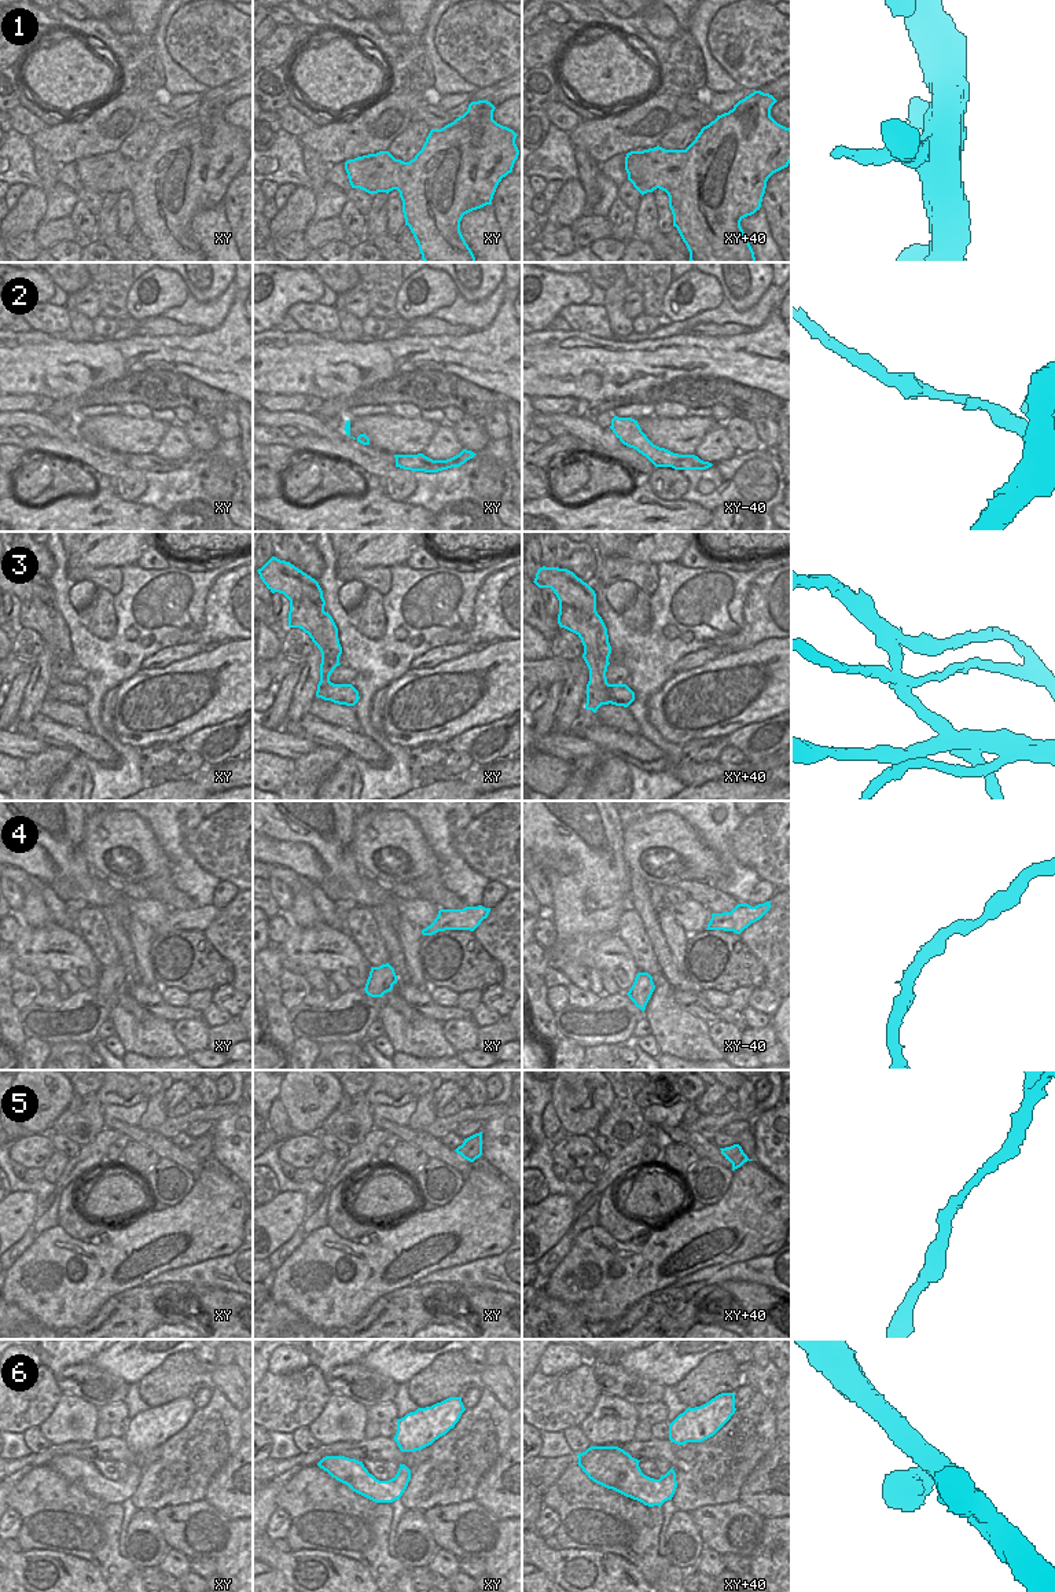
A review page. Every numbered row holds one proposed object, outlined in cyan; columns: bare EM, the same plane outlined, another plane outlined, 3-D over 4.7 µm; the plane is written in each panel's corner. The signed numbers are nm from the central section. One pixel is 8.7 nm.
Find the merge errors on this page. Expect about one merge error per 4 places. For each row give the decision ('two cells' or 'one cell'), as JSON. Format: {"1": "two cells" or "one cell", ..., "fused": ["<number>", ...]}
{"1": "one cell", "2": "two cells", "3": "two cells", "4": "one cell", "5": "two cells", "6": "one cell", "fused": ["2", "3", "5"]}

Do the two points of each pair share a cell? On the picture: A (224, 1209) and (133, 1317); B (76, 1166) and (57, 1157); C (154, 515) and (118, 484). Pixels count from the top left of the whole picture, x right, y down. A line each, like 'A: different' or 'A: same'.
A: different
B: different
C: different

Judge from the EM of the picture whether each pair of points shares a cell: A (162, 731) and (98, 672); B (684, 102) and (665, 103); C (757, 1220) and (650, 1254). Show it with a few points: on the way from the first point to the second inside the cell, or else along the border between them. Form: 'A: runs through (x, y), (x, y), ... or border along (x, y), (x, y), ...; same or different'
A: border along (139, 668), (103, 697), (99, 714); different
B: border along (679, 98), (677, 113), (682, 117); different
C: runs through (731, 1225), (715, 1227), (699, 1232), (676, 1249); same

